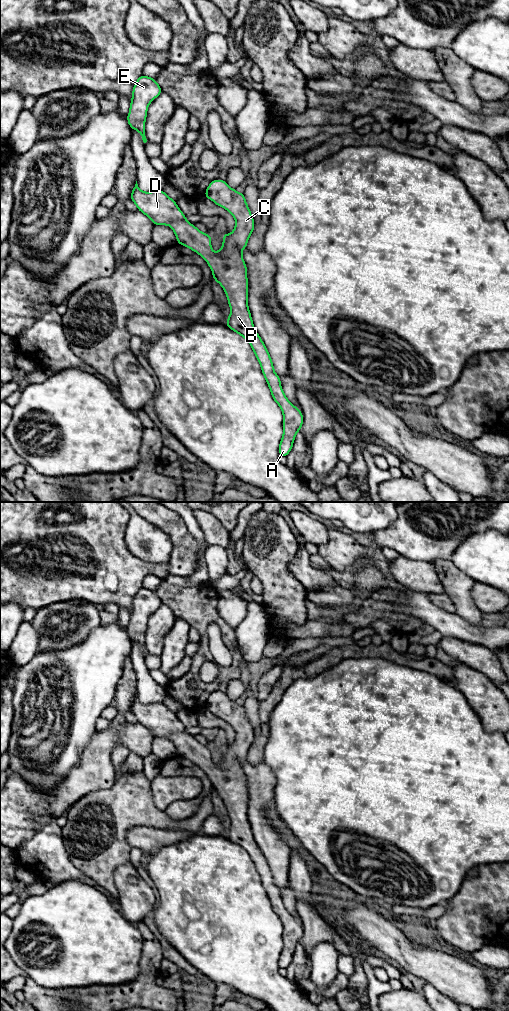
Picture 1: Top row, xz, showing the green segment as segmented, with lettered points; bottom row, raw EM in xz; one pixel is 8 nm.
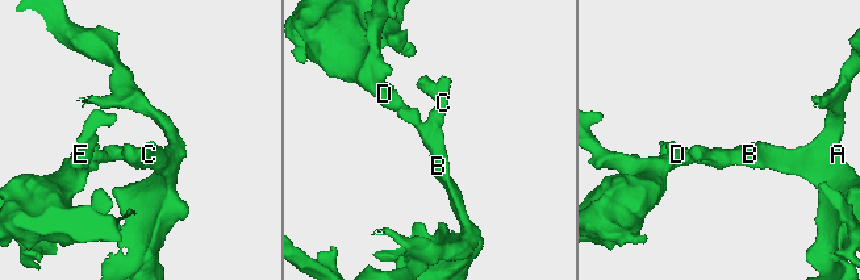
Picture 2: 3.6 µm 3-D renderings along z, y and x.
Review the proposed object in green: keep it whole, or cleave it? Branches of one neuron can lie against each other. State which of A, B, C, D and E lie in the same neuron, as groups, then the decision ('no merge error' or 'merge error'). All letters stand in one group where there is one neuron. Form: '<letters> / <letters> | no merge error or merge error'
A B C D E | no merge error

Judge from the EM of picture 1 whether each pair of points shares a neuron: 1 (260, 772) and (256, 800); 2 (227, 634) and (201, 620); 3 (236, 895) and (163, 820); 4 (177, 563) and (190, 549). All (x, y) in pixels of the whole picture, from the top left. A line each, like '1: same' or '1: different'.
1: same
2: same
3: different
4: same

